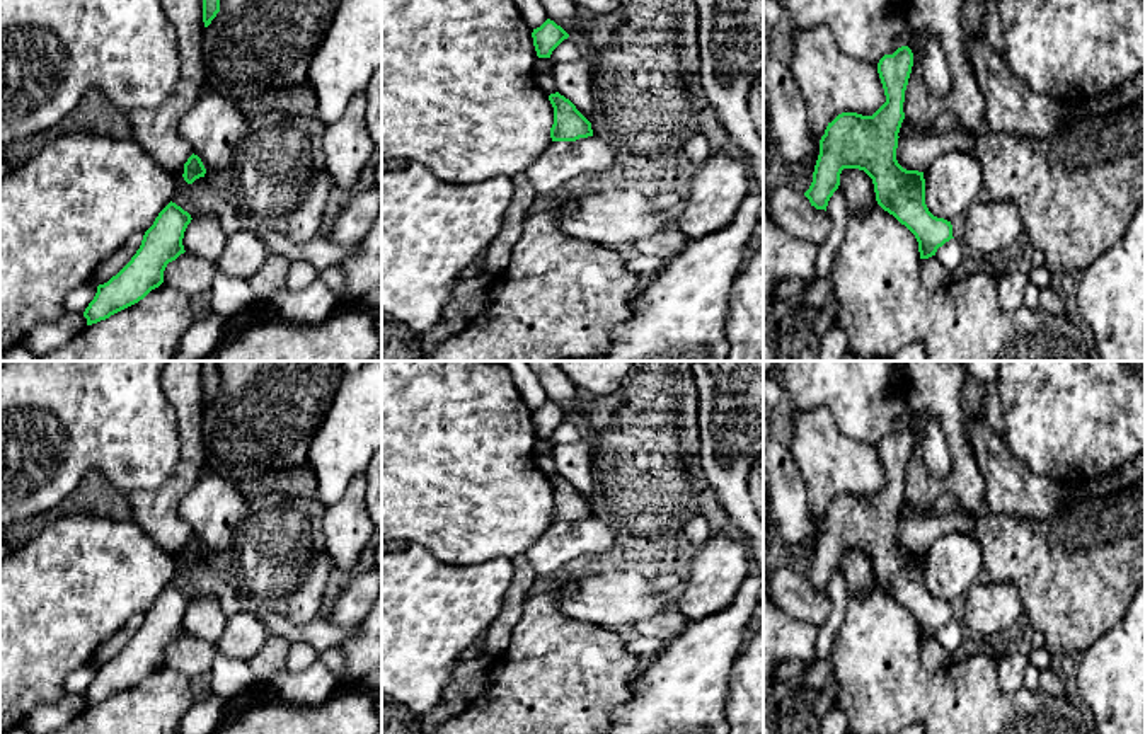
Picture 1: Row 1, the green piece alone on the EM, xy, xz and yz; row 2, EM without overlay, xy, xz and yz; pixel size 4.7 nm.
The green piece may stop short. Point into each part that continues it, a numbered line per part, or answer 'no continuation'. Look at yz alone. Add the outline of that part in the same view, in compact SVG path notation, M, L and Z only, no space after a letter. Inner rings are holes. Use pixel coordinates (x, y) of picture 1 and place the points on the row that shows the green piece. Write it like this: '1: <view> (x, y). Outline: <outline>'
no continuation

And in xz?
no continuation

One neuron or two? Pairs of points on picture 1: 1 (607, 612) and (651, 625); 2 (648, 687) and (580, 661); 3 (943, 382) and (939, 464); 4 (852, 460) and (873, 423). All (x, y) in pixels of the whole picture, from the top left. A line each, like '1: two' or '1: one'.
1: two
2: two
3: two
4: two

